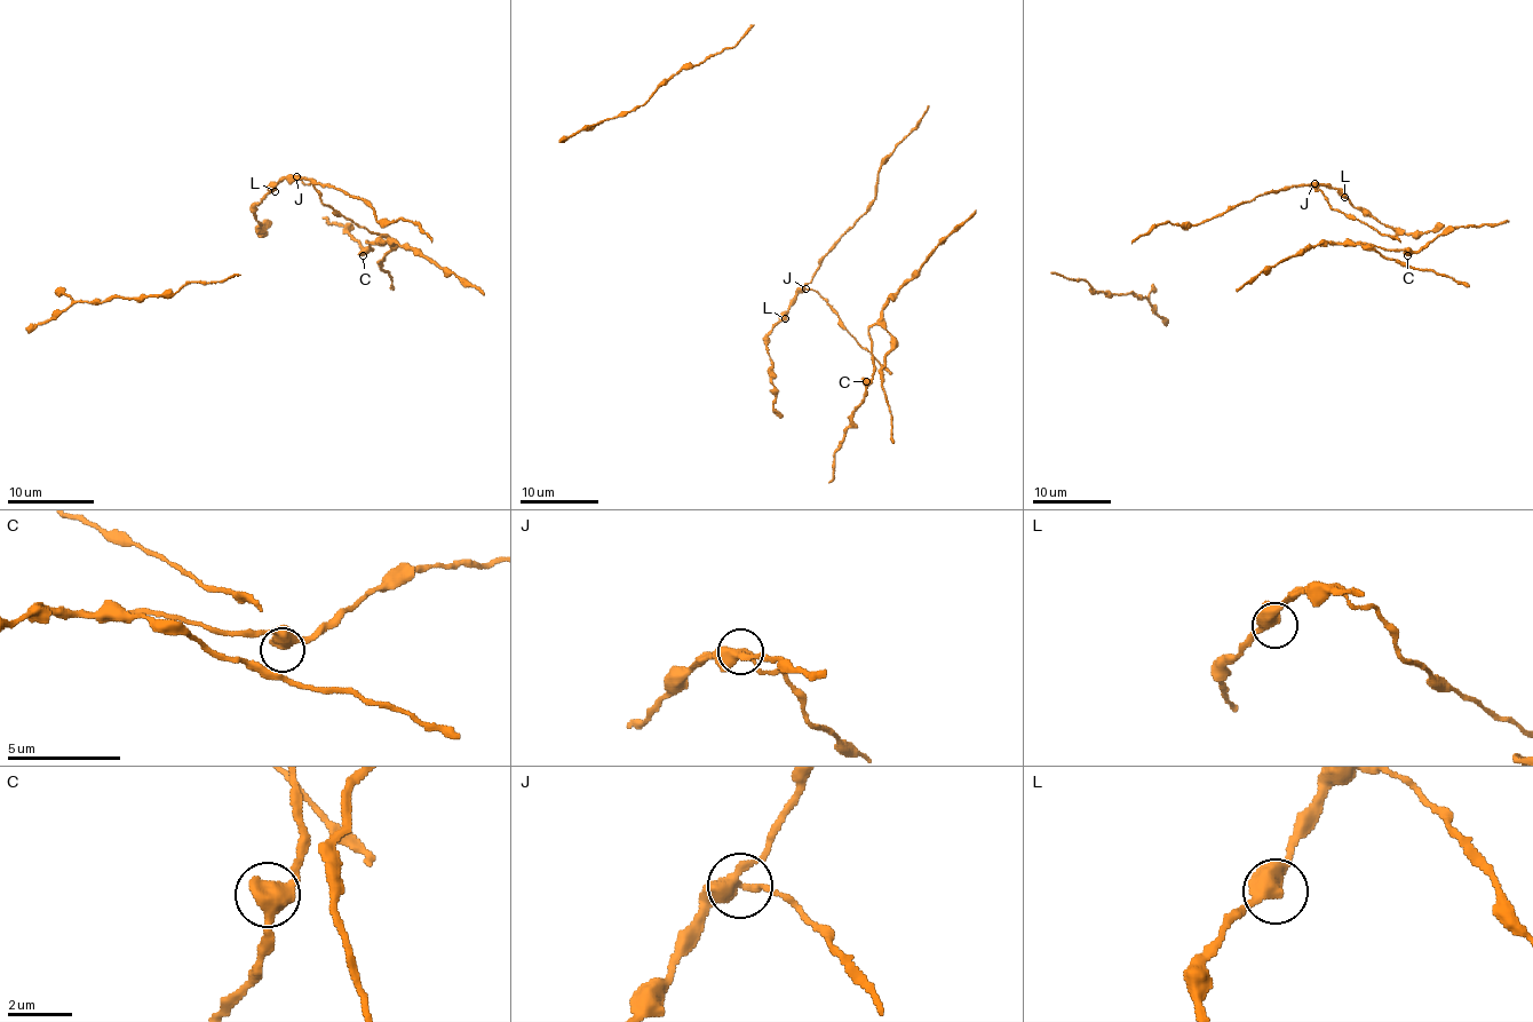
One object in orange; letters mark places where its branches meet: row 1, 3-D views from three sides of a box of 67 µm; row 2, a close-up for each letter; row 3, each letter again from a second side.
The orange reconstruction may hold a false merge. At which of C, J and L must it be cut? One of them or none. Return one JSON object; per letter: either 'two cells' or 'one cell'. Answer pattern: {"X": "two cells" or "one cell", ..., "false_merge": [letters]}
{"C": "one cell", "J": "two cells", "L": "one cell", "false_merge": ["J"]}

